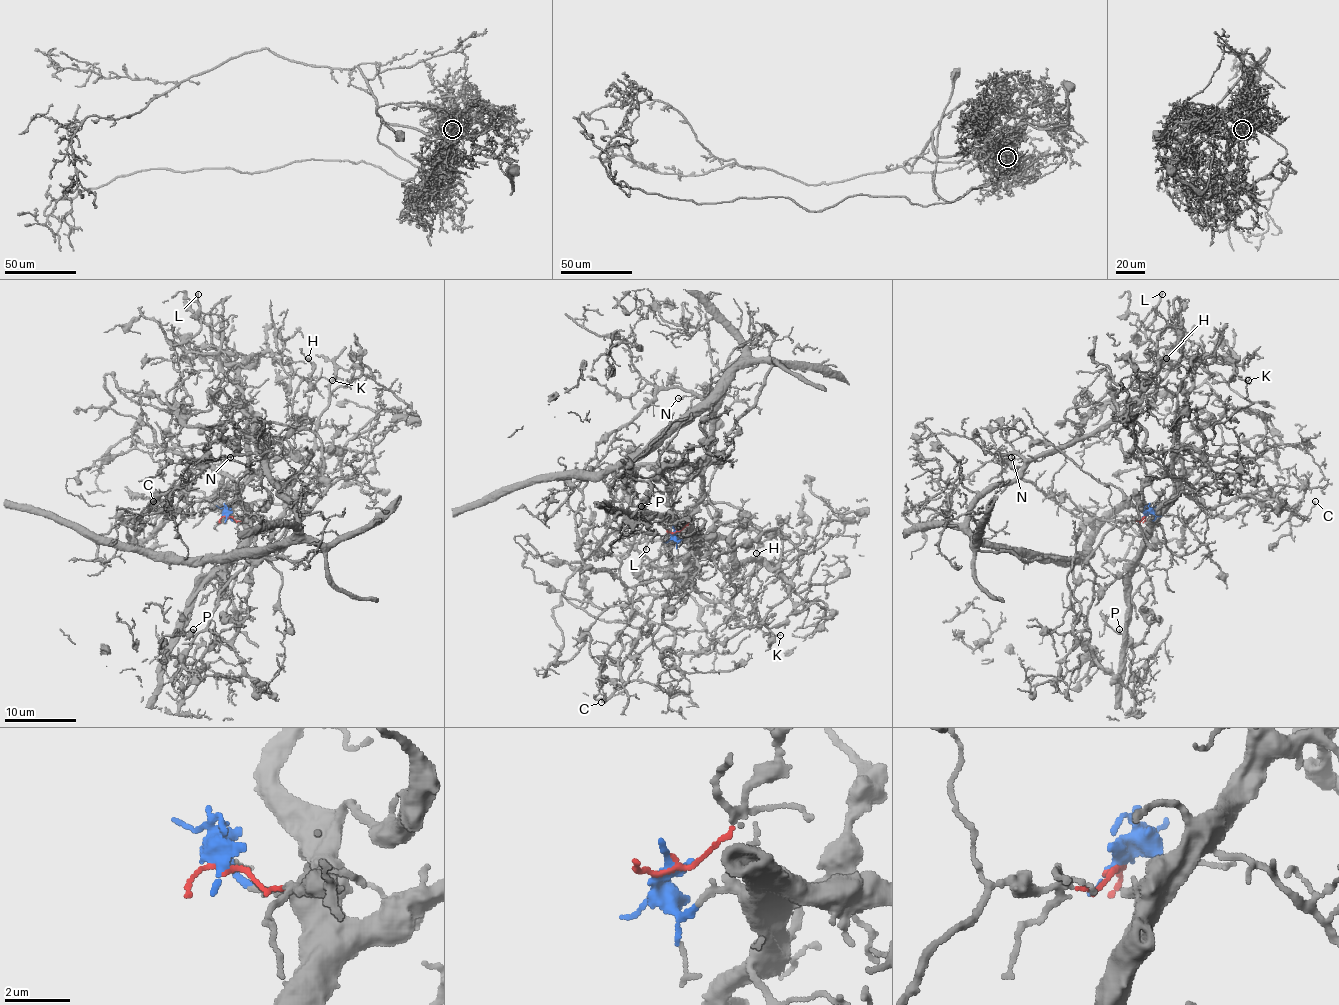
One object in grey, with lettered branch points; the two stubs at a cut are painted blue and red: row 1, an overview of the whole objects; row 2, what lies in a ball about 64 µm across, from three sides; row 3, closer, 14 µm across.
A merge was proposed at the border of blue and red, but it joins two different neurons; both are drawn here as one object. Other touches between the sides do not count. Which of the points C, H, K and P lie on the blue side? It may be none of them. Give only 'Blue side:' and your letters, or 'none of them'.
Blue side: C, H, K, P

